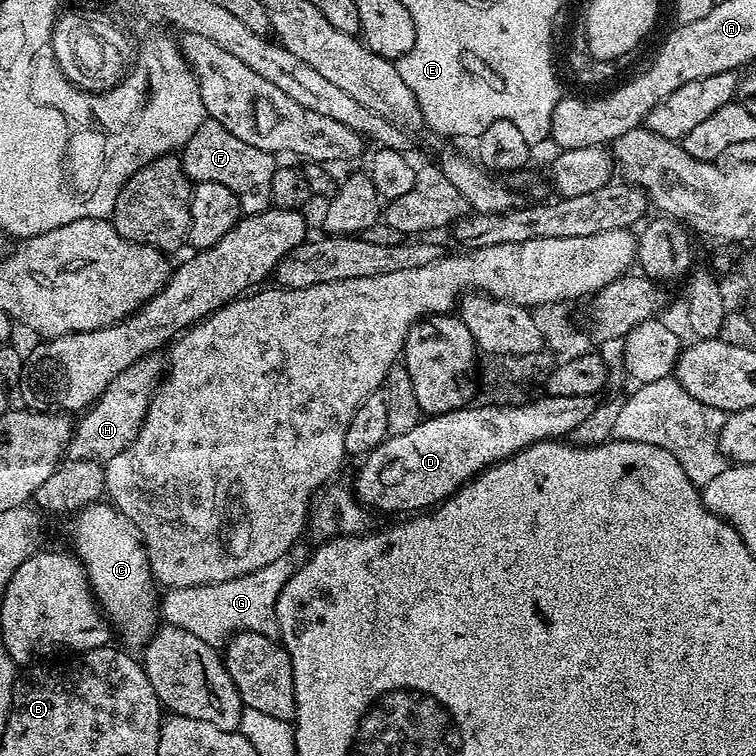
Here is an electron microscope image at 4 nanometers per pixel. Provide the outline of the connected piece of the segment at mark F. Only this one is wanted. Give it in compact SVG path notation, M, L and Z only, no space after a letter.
M207 118L202 122L202 126L198 126L198 130L194 130L194 134L182 149L184 173L188 175L188 179L193 182L218 182L221 186L226 186L226 190L232 191L234 198L238 198L244 216L256 215L273 207L270 182L274 182L274 174L278 167L276 160L277 157L273 153L258 150L258 146L249 146L246 142L234 138L234 134L226 130L226 126Z

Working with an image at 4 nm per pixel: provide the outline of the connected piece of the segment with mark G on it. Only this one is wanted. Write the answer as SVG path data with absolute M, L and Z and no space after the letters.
M287 557L276 559L262 570L250 571L222 583L167 589L160 600L161 617L165 623L178 626L215 648L239 631L265 633L267 627L275 623L277 596L294 571L289 562Z

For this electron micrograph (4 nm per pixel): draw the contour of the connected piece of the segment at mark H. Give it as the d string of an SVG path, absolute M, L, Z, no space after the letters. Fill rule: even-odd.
M159 355L144 356L141 360L127 366L118 374L106 390L75 421L72 440L68 444L67 455L74 460L99 460L107 462L114 454L122 454L138 434L142 422L148 413L152 393L162 379L162 360Z

